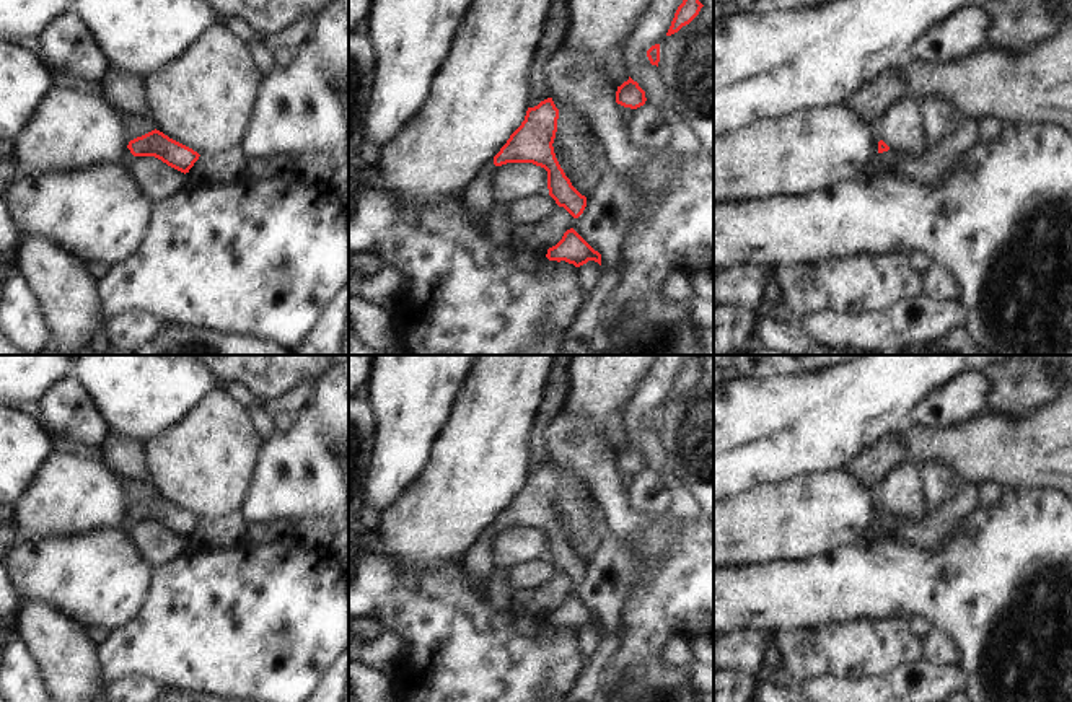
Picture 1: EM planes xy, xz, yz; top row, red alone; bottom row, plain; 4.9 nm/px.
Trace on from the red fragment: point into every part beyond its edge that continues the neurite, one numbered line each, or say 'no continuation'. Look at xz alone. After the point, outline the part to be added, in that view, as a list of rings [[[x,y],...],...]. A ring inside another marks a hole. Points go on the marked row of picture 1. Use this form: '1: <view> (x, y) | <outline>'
1: xz (476, 197) | [[[492,158],[459,194],[463,208],[477,226],[485,225],[489,212],[495,204],[490,184],[494,169],[495,165]]]

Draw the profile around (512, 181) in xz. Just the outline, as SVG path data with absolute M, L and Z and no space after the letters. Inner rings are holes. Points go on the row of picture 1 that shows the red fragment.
M507 163L495 166L490 184L494 200L508 204L543 194L547 187L547 174L533 163Z

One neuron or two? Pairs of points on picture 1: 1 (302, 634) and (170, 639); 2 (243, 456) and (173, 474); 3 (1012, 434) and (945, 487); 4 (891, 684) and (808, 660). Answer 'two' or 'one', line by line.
1: one
2: one
3: two
4: two

